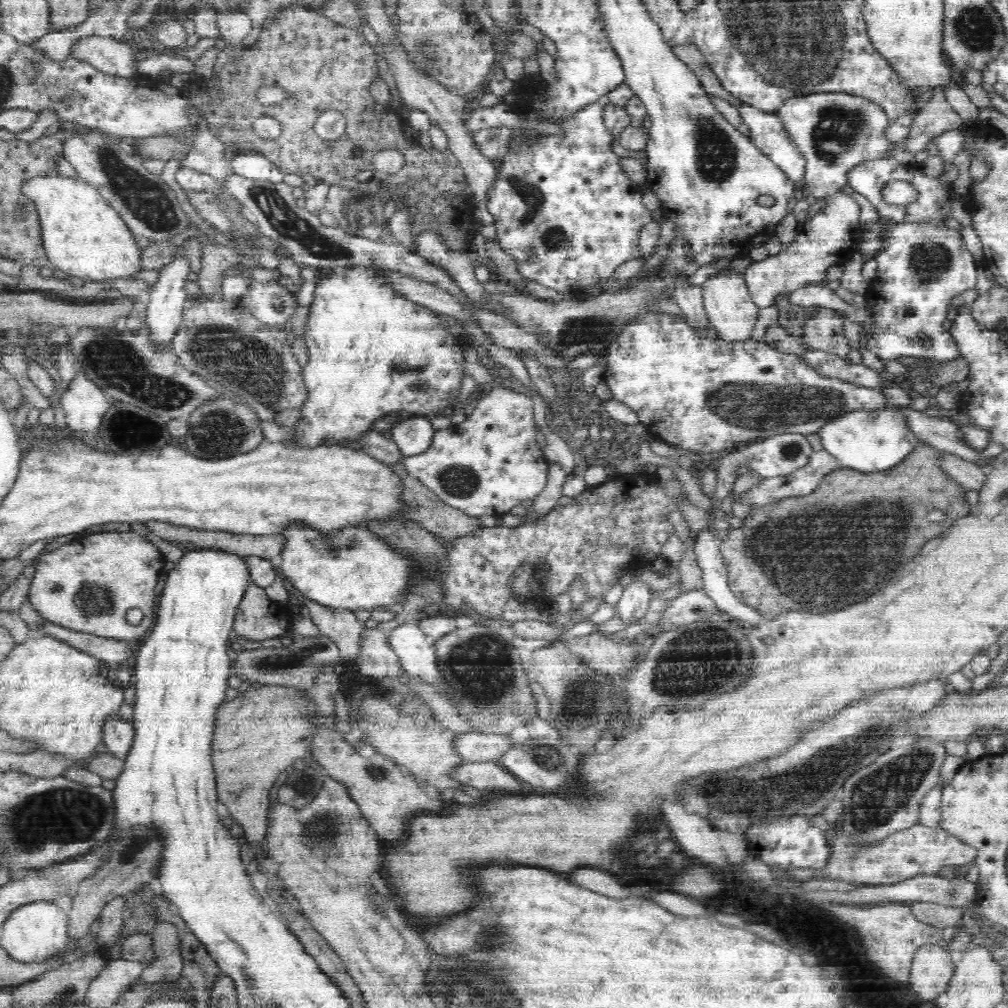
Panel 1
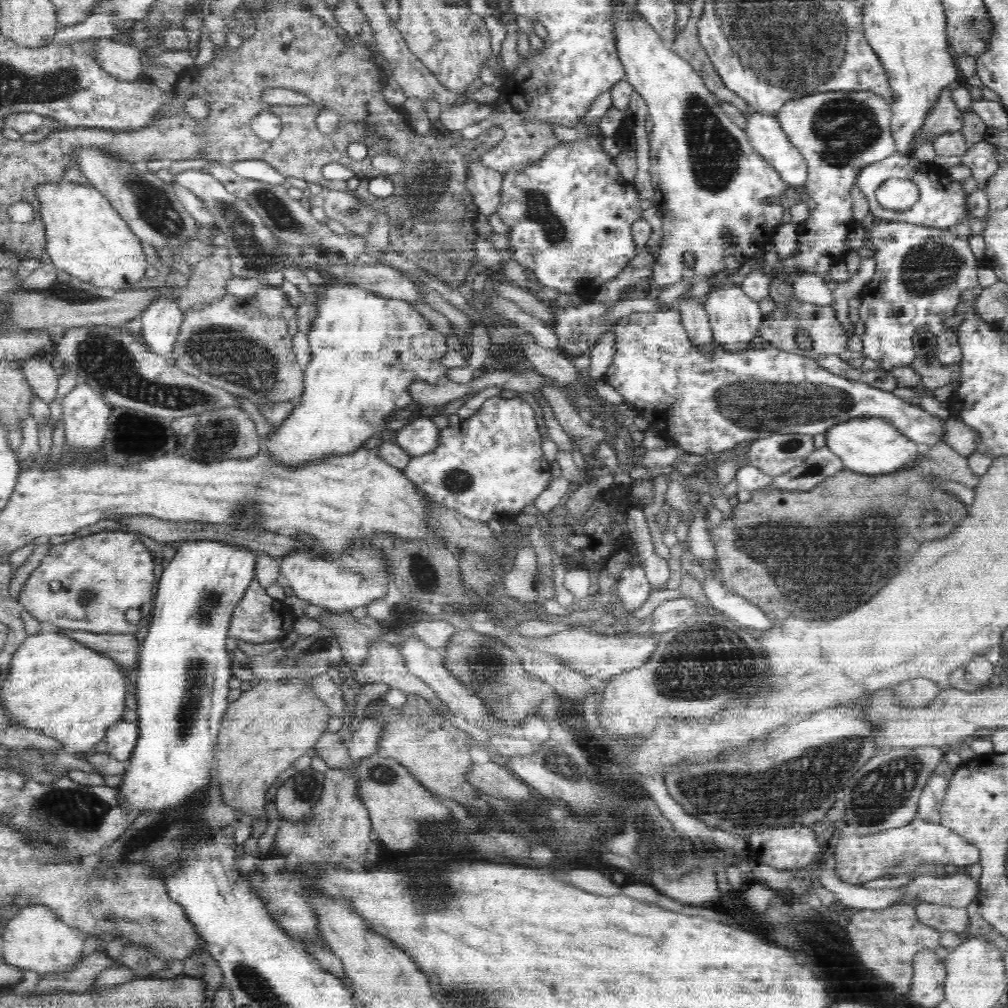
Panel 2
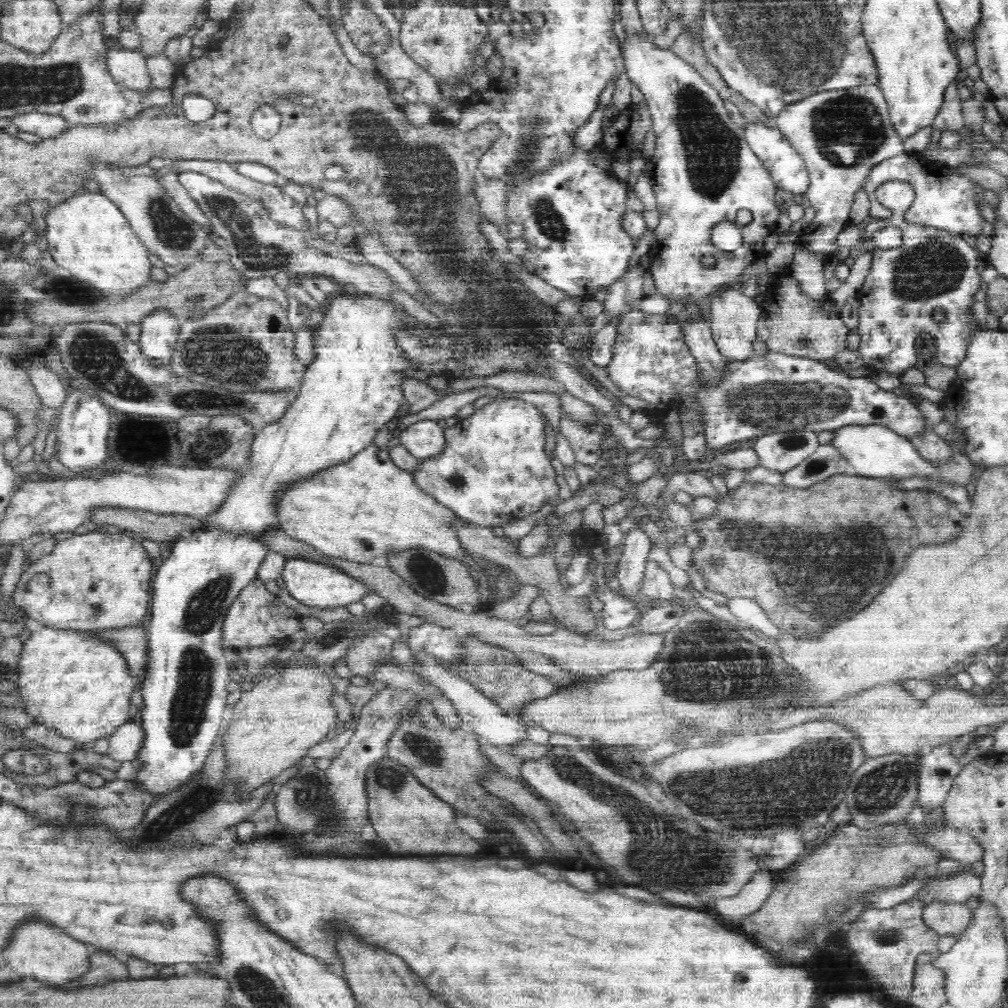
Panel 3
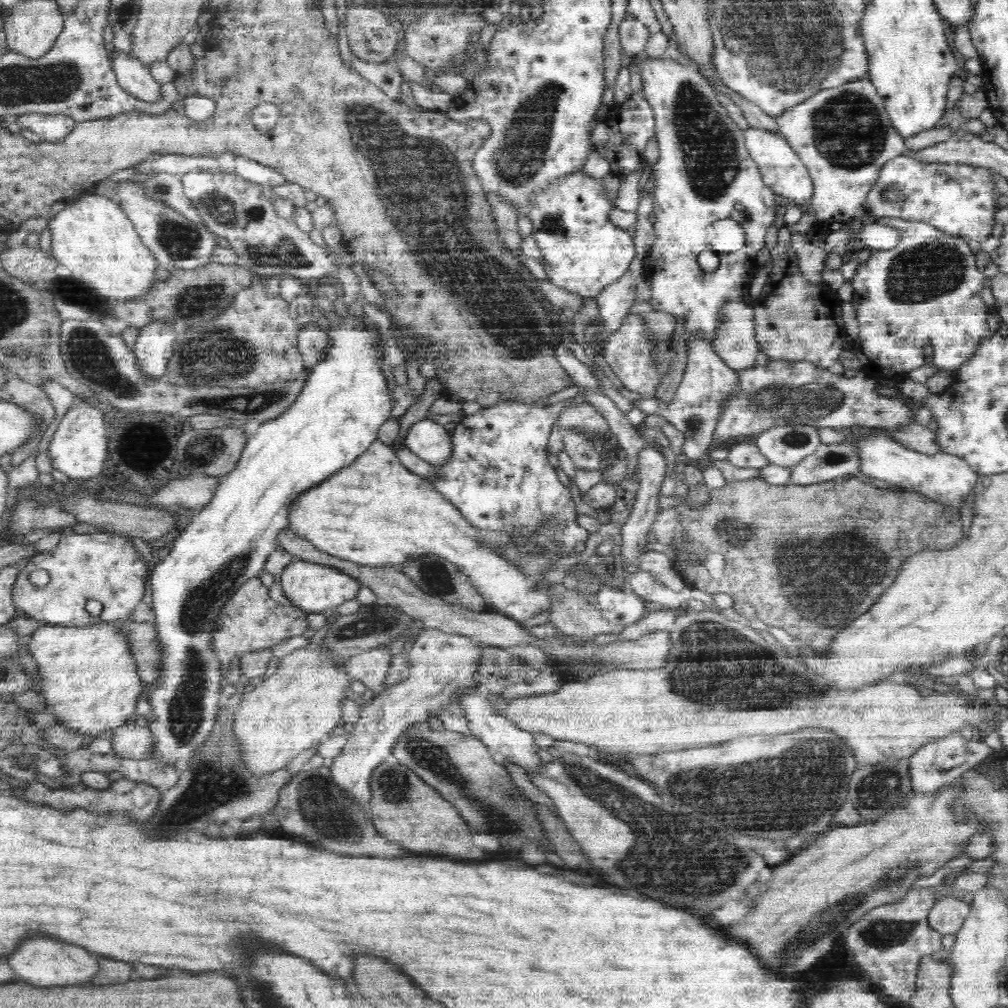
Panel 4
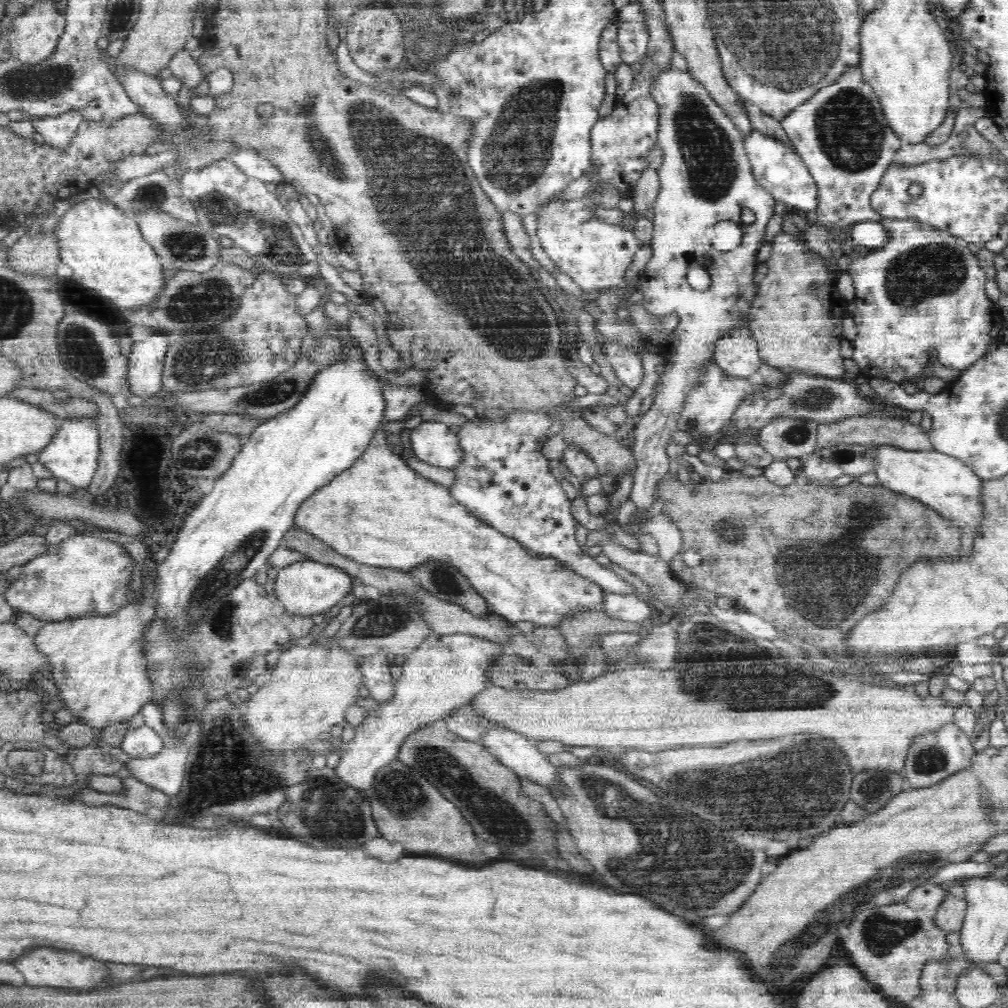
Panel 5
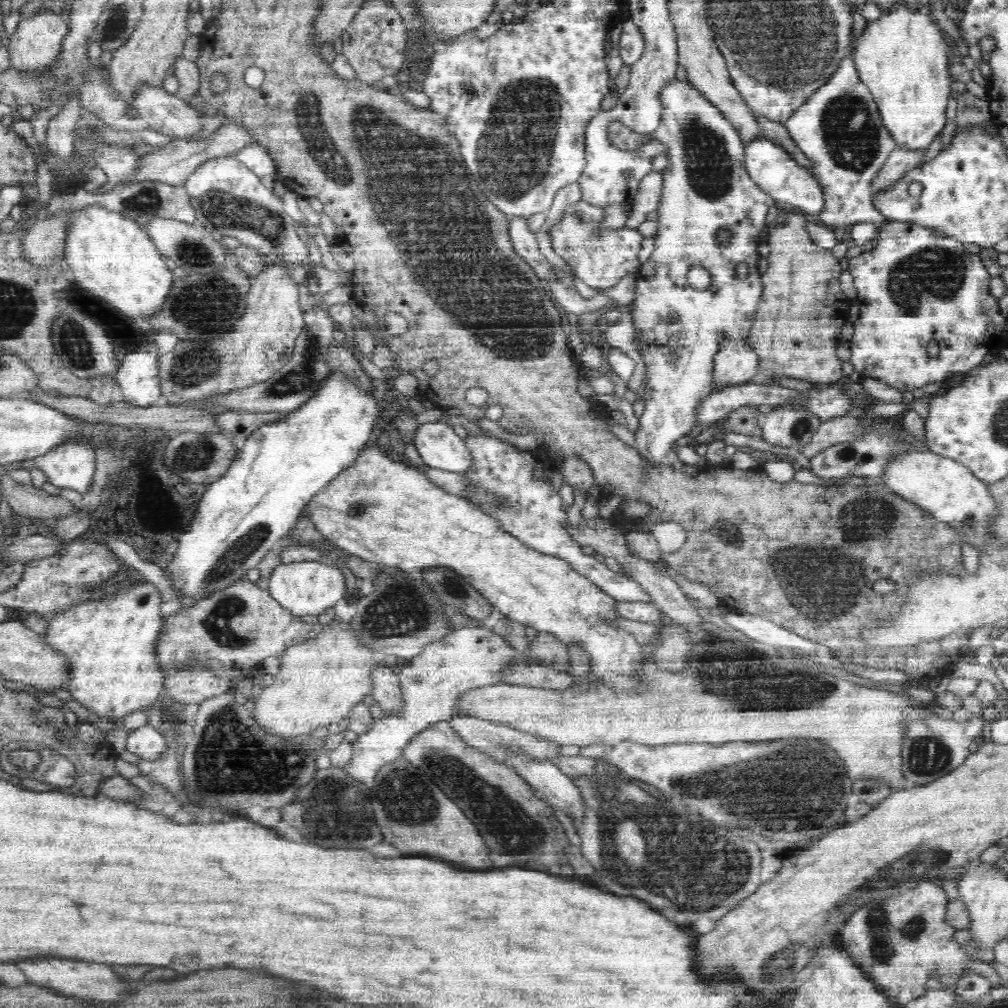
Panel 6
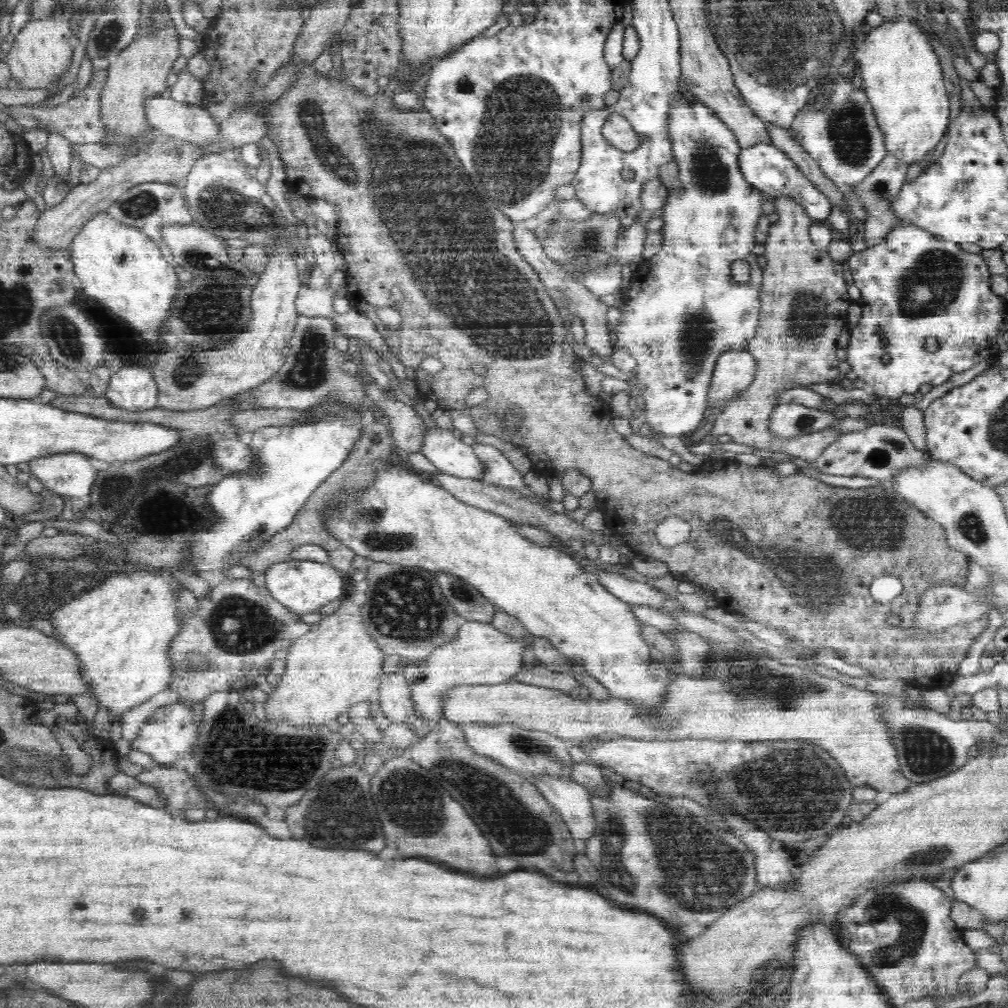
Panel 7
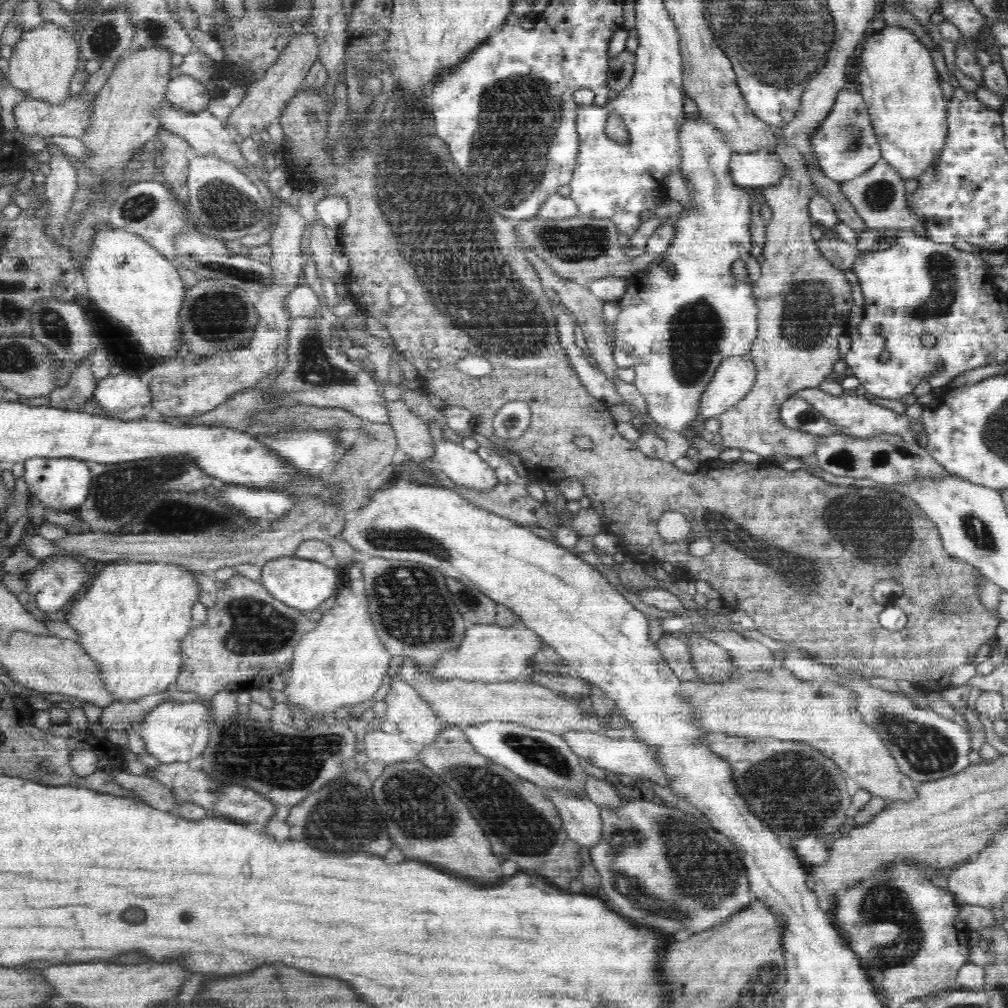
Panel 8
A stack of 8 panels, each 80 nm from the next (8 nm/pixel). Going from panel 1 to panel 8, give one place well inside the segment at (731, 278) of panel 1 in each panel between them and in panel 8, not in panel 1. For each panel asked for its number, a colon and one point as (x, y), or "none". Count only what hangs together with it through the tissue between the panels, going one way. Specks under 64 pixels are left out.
2: (734, 317)
3: (734, 316)
4: (735, 342)
5: (736, 354)
6: (735, 363)
7: (734, 372)
8: (734, 377)

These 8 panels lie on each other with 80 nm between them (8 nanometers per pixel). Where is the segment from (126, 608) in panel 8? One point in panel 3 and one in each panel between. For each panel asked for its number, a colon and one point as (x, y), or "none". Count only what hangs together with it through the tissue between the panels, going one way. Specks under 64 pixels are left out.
3: (79, 686)
4: (86, 674)
5: (97, 661)
6: (110, 641)
7: (121, 631)

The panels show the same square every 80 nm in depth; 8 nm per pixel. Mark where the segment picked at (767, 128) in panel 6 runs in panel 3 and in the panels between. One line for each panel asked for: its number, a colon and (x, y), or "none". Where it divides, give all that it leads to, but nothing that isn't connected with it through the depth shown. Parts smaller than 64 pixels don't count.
3: (841, 135)
4: (843, 134)
5: (840, 132)

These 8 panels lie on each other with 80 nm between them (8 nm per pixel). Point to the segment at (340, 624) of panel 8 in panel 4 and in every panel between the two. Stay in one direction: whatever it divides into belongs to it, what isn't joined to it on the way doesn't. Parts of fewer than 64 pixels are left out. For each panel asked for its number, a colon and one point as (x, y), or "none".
4: (300, 705)
5: (309, 690)
6: (319, 682)
7: (328, 671)

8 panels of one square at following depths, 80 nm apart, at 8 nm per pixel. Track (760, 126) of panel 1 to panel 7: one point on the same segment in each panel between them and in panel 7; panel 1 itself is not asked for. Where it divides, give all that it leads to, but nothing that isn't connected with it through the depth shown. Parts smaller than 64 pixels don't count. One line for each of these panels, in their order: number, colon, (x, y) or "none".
2: (765, 134)
3: (786, 167)
4: (782, 169)
5: (781, 171)
6: (771, 168)
7: (763, 166)

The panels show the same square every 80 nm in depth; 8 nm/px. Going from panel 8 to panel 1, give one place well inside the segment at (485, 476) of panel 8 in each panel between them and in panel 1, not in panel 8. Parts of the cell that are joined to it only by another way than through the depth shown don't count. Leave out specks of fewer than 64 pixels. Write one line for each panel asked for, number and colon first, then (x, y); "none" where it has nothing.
1: (413, 435)
2: (420, 436)
3: (425, 439)
4: (429, 440)
5: (432, 441)
6: (439, 447)
7: (451, 455)

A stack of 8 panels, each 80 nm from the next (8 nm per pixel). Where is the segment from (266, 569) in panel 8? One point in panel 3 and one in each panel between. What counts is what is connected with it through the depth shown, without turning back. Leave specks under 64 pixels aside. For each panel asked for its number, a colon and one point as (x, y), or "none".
3: (314, 584)
4: (314, 588)
5: (305, 588)
6: (305, 588)
7: (304, 586)

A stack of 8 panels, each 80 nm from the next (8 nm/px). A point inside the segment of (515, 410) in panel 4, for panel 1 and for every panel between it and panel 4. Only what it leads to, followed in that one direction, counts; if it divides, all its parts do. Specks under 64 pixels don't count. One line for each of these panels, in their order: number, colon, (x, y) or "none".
1: (488, 464)
2: (489, 466)
3: (493, 470)

